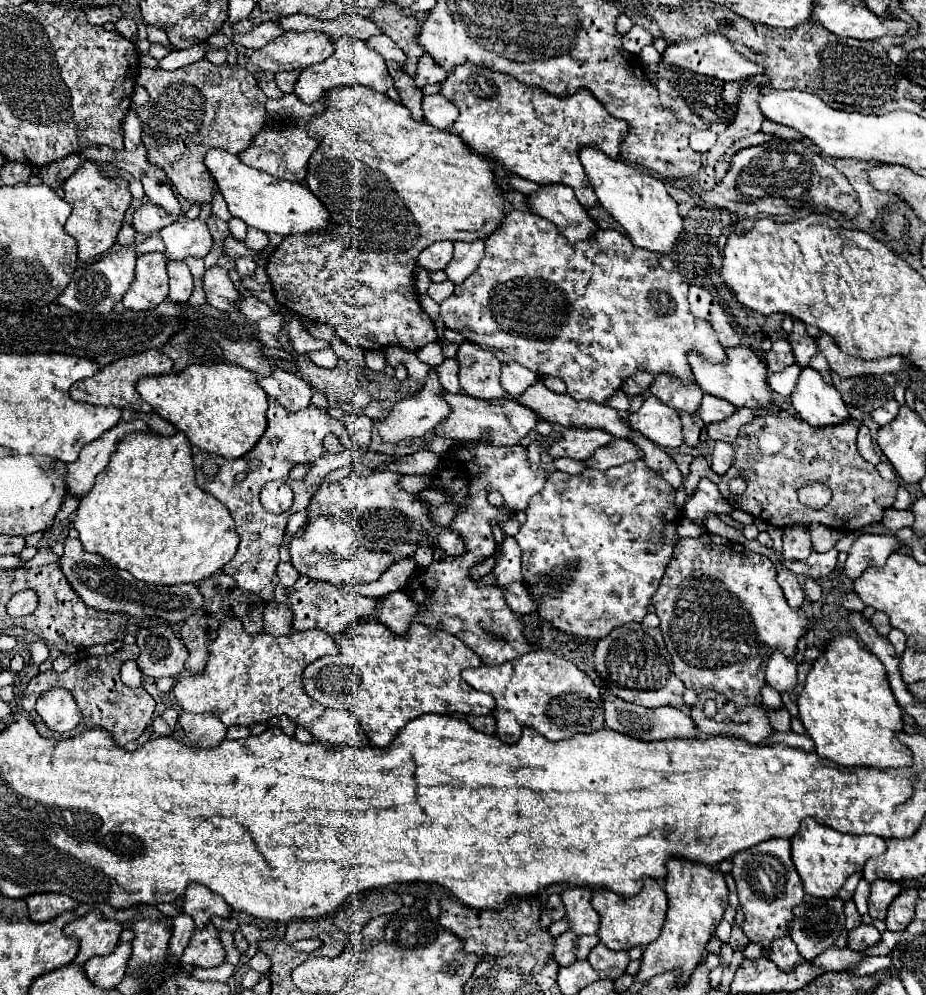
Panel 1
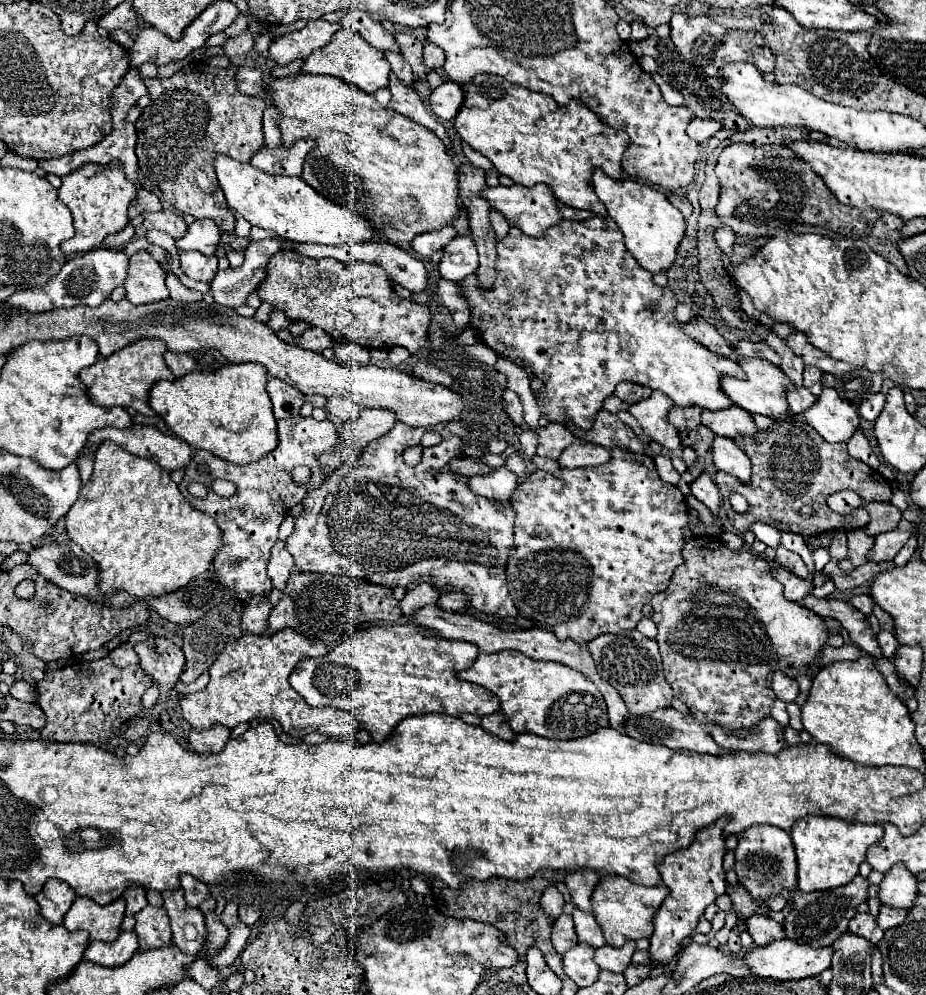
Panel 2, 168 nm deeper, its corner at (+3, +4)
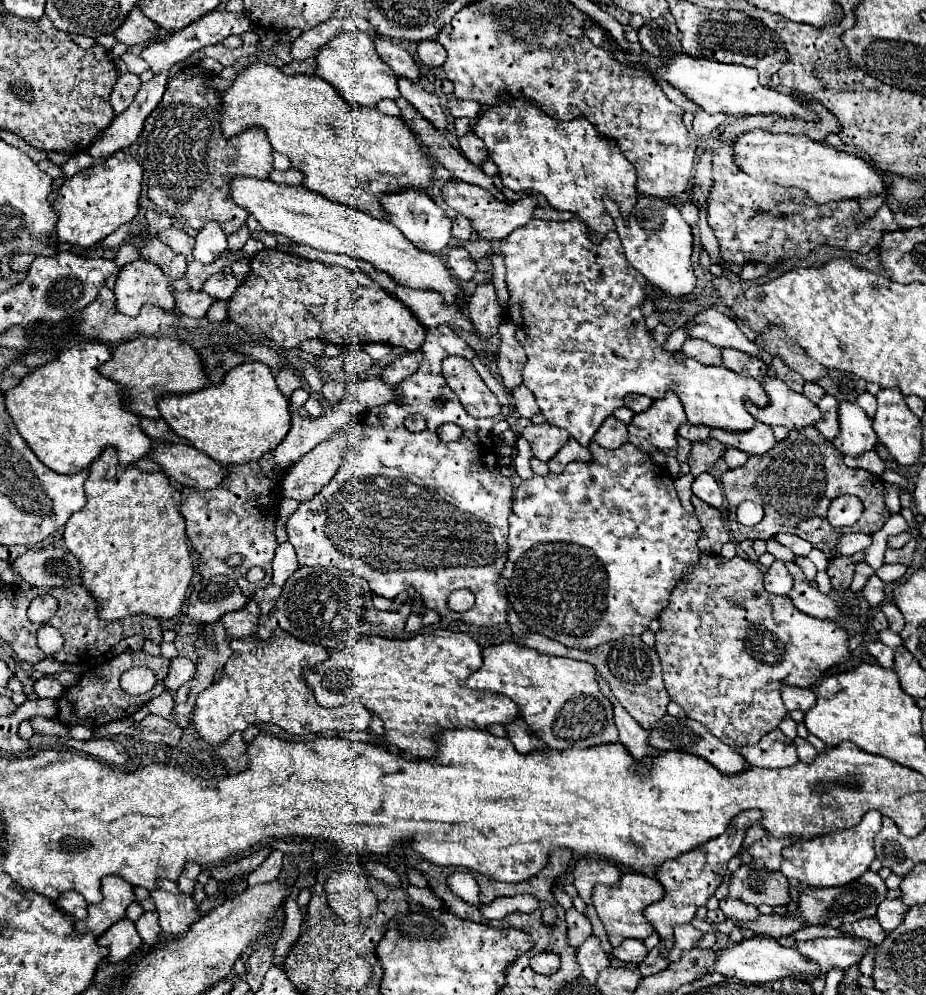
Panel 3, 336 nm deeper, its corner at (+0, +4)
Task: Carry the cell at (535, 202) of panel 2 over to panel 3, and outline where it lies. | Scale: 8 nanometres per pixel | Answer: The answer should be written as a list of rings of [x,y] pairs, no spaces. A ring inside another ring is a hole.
[[[450,180],[450,184],[444,188],[444,200],[460,214],[464,214],[470,222],[472,228],[484,238],[484,240],[494,240],[494,238],[506,238],[510,232],[514,232],[516,228],[526,226],[532,218],[534,218],[534,210],[536,210],[536,198],[532,194],[524,194],[520,200],[516,202],[502,202],[498,200],[494,194],[490,194],[488,190],[468,184],[468,182],[460,182],[460,180]]]

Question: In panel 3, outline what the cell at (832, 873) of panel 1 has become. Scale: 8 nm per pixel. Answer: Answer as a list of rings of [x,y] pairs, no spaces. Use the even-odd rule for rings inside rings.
[[[870,810],[860,824],[848,830],[828,832],[822,836],[814,836],[810,840],[806,838],[794,838],[788,848],[784,848],[784,862],[780,872],[786,878],[794,878],[802,884],[816,886],[816,888],[830,888],[830,886],[844,886],[856,878],[860,878],[872,860],[876,858],[874,852],[874,834],[878,832],[882,824],[882,814],[876,810]]]

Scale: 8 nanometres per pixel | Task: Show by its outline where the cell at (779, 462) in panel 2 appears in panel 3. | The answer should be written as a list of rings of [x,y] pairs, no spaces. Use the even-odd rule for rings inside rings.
[[[806,426],[798,430],[794,428],[788,432],[786,440],[776,442],[774,448],[770,448],[770,452],[760,454],[760,456],[748,456],[748,462],[742,468],[734,468],[722,474],[722,488],[728,502],[730,530],[736,542],[742,542],[746,538],[768,540],[770,536],[778,532],[788,532],[812,542],[812,546],[822,550],[828,558],[834,558],[832,550],[840,534],[844,532],[874,534],[876,530],[884,526],[884,522],[890,516],[884,506],[884,480],[870,474],[868,470],[848,468],[842,462],[842,454],[832,448],[830,440],[824,440],[824,436],[818,432],[816,426]],[[842,494],[858,496],[864,504],[864,512],[856,524],[848,528],[834,528],[826,520],[826,510],[828,510],[830,500]],[[742,500],[752,500],[764,508],[764,518],[760,524],[748,528],[736,520],[736,506]],[[812,516],[822,516],[824,524],[810,534],[798,532],[796,522],[812,518]]]

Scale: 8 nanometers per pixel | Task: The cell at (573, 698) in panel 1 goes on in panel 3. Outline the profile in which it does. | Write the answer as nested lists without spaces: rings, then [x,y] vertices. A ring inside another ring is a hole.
[[[516,642],[488,646],[482,650],[482,656],[482,668],[466,678],[466,686],[474,690],[492,690],[516,702],[530,730],[548,748],[568,750],[618,742],[612,704],[598,688],[592,664],[540,654],[532,648],[518,646]]]

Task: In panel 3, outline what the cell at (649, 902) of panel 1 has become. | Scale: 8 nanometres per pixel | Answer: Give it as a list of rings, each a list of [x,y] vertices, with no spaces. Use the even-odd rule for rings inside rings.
[[[638,872],[622,874],[622,878],[612,886],[598,884],[592,892],[592,902],[596,906],[598,918],[602,920],[604,928],[608,932],[610,944],[614,948],[620,946],[626,938],[644,940],[654,932],[652,924],[648,924],[648,920],[644,918],[644,908],[658,902],[658,900],[662,900],[662,898],[664,898],[664,886],[656,878],[646,876],[646,874],[638,874]]]

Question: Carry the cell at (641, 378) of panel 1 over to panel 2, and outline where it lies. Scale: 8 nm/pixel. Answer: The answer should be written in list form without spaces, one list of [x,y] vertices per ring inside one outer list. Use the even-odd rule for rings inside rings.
[[[633,382],[617,384],[617,390],[615,390],[615,396],[627,404],[637,404],[639,400],[645,400],[649,394],[651,394],[651,388],[645,388],[645,386],[633,384]]]

